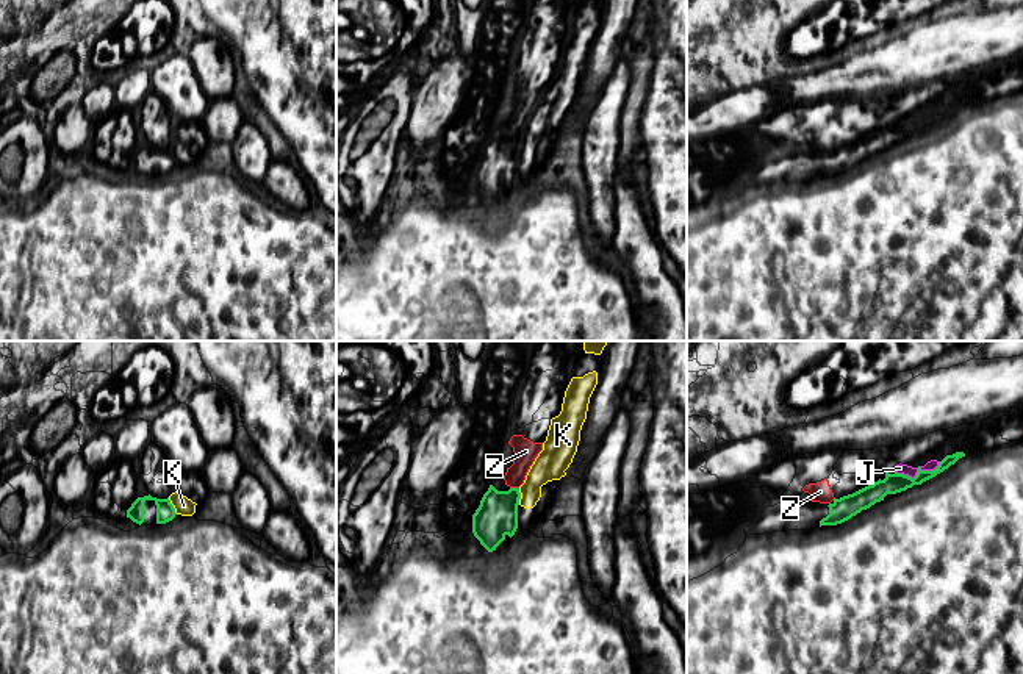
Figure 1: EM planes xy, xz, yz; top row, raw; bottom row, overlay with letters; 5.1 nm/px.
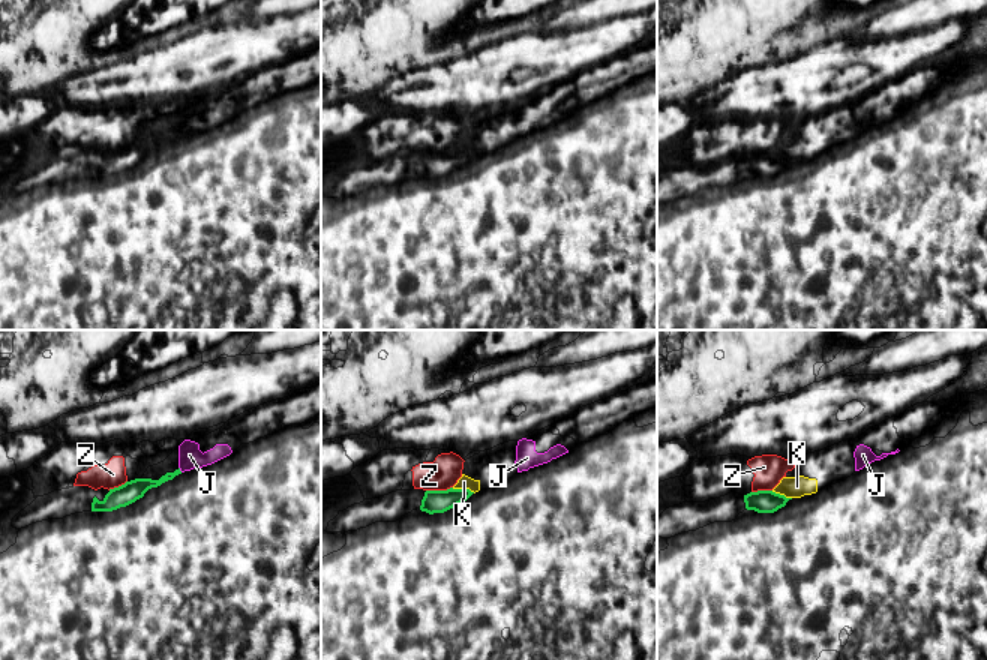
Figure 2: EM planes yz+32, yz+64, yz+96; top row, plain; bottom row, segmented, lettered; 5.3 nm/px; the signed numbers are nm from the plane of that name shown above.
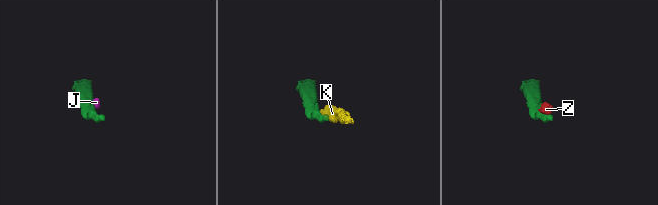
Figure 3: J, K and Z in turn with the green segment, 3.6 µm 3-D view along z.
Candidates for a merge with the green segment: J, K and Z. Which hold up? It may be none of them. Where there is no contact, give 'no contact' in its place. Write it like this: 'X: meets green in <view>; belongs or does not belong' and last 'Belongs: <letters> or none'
J: meets green in yz; does not belong
K: meets green in xy; does not belong
Z: meets green in xz; does not belong
Belongs: none

